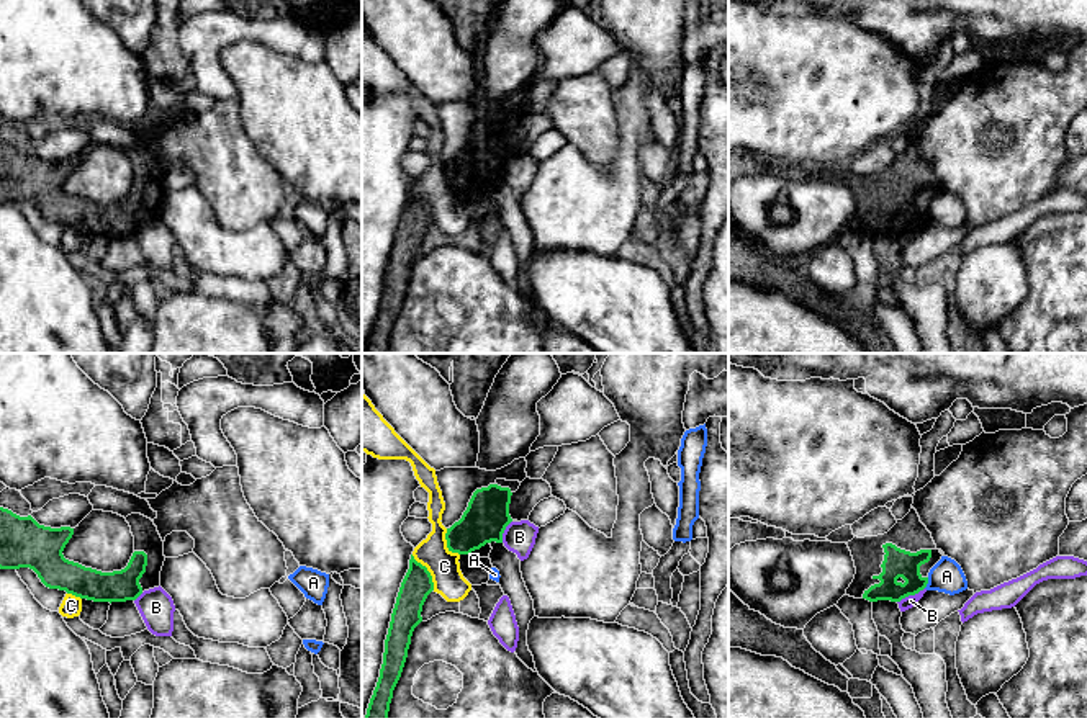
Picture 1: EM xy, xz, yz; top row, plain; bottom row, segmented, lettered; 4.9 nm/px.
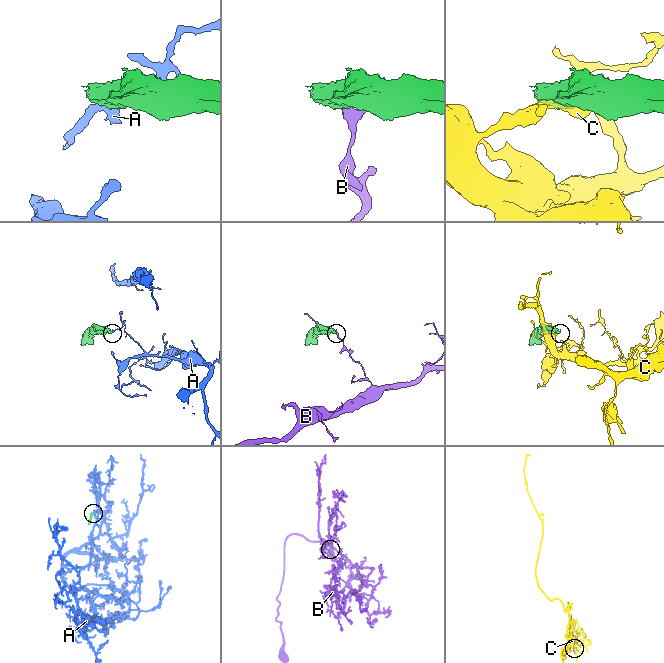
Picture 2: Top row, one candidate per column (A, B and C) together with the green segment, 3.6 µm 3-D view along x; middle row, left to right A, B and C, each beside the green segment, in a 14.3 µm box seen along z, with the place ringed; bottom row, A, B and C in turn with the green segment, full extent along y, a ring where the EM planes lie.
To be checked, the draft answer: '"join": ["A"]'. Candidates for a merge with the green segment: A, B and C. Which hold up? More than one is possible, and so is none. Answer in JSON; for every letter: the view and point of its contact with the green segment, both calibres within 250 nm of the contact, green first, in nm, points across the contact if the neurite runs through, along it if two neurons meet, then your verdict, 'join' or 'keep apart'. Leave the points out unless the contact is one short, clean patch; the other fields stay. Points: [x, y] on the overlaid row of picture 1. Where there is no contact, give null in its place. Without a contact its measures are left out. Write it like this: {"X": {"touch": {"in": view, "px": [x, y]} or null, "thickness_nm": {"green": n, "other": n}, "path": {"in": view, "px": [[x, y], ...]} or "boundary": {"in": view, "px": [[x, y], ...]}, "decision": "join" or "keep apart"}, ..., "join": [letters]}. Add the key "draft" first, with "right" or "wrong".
{"draft": "wrong", "A": {"touch": {"in": "yz", "px": [927, 583]}, "thickness_nm": {"green": 140, "other": 160}, "boundary": {"in": "yz", "px": [[929, 578], [924, 587]]}, "decision": "keep apart"}, "B": {"touch": {"in": "yz", "px": [911, 594]}, "thickness_nm": {"green": 140, "other": 60}, "boundary": {"in": "yz", "px": [[924, 587], [897, 602]]}, "decision": "keep apart"}, "C": {"touch": {"in": "xz", "px": [428, 571]}, "thickness_nm": {"green": 150, "other": 150}, "decision": "keep apart"}, "join": []}

